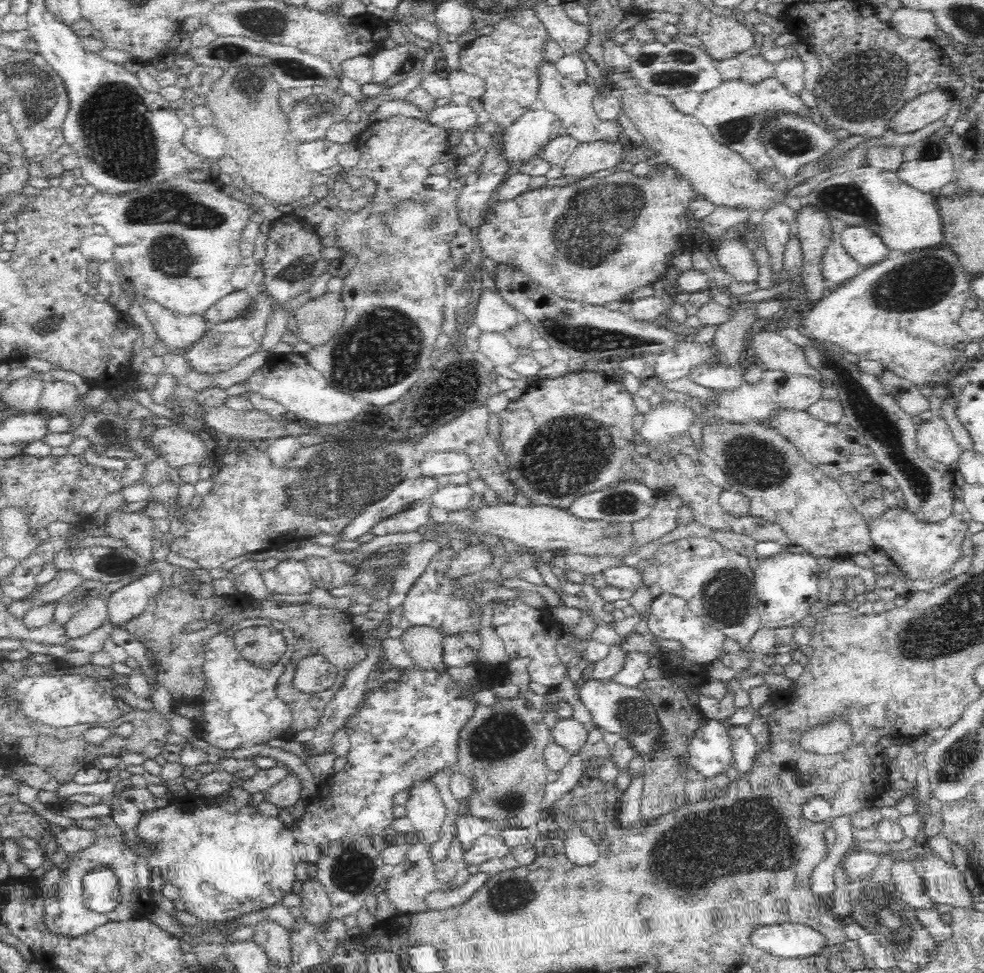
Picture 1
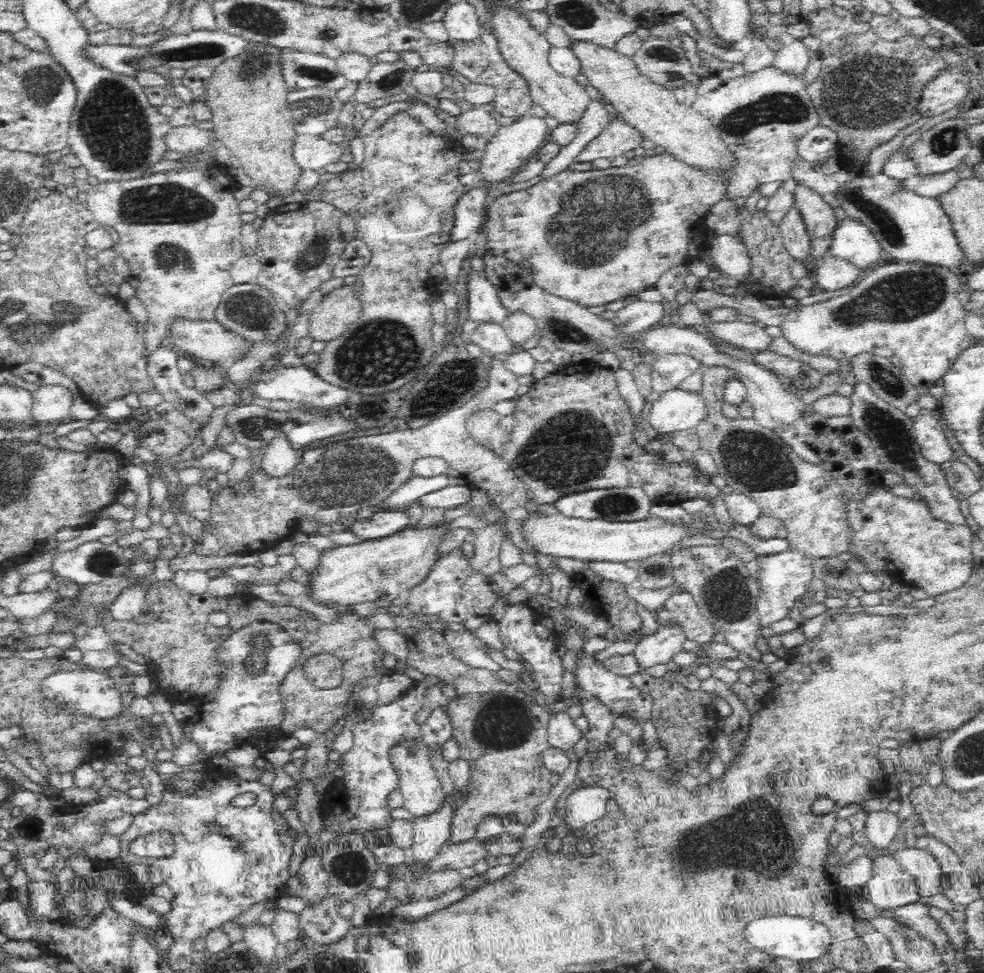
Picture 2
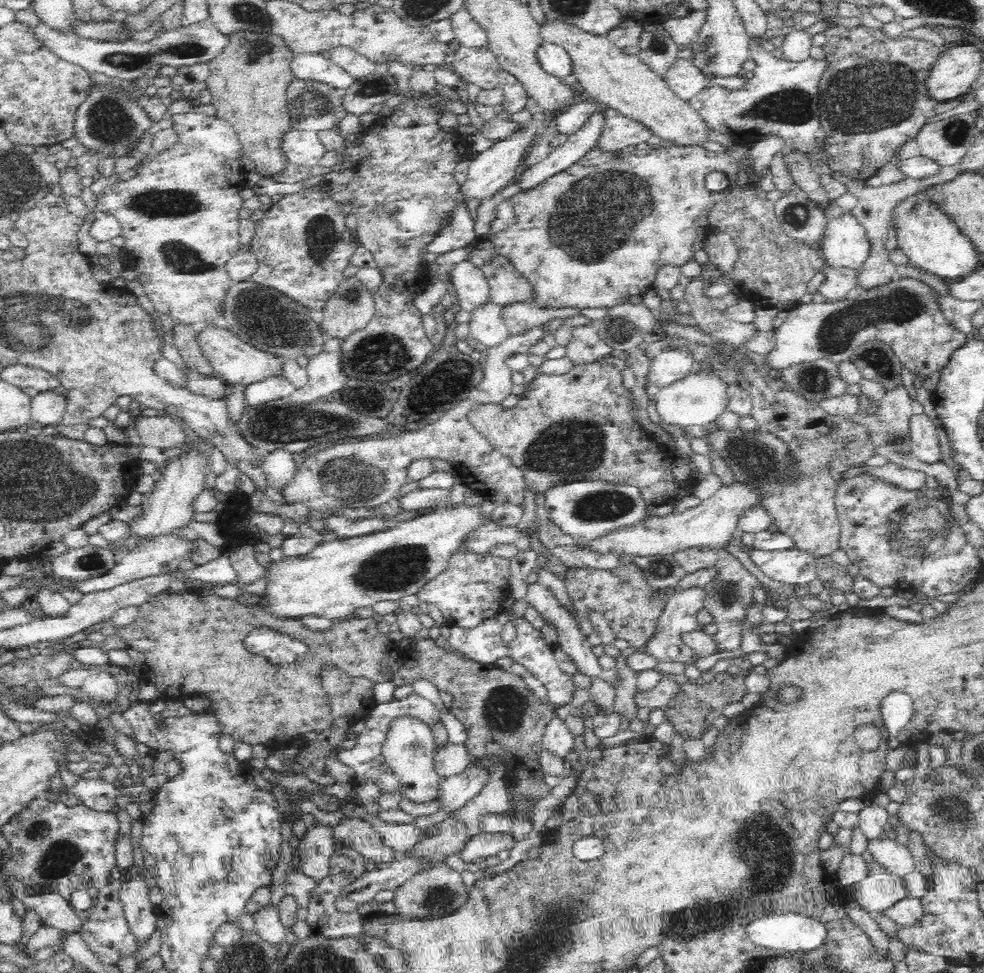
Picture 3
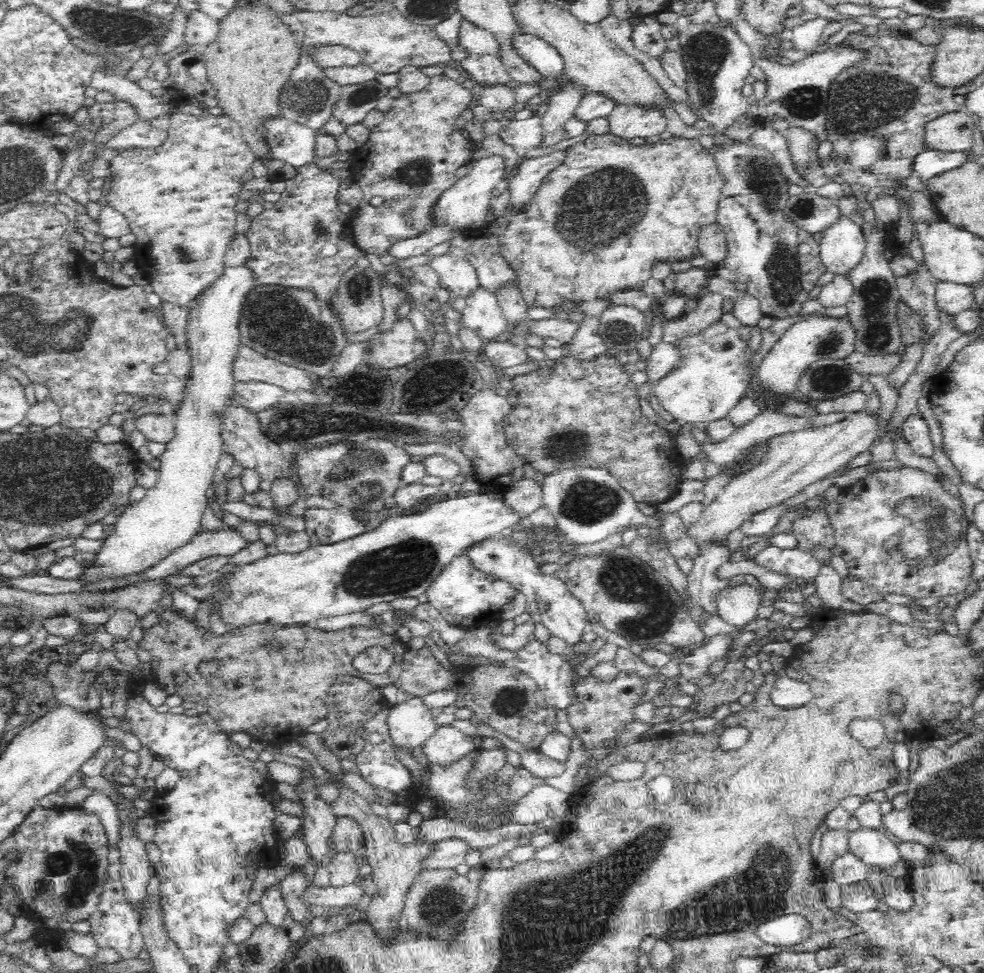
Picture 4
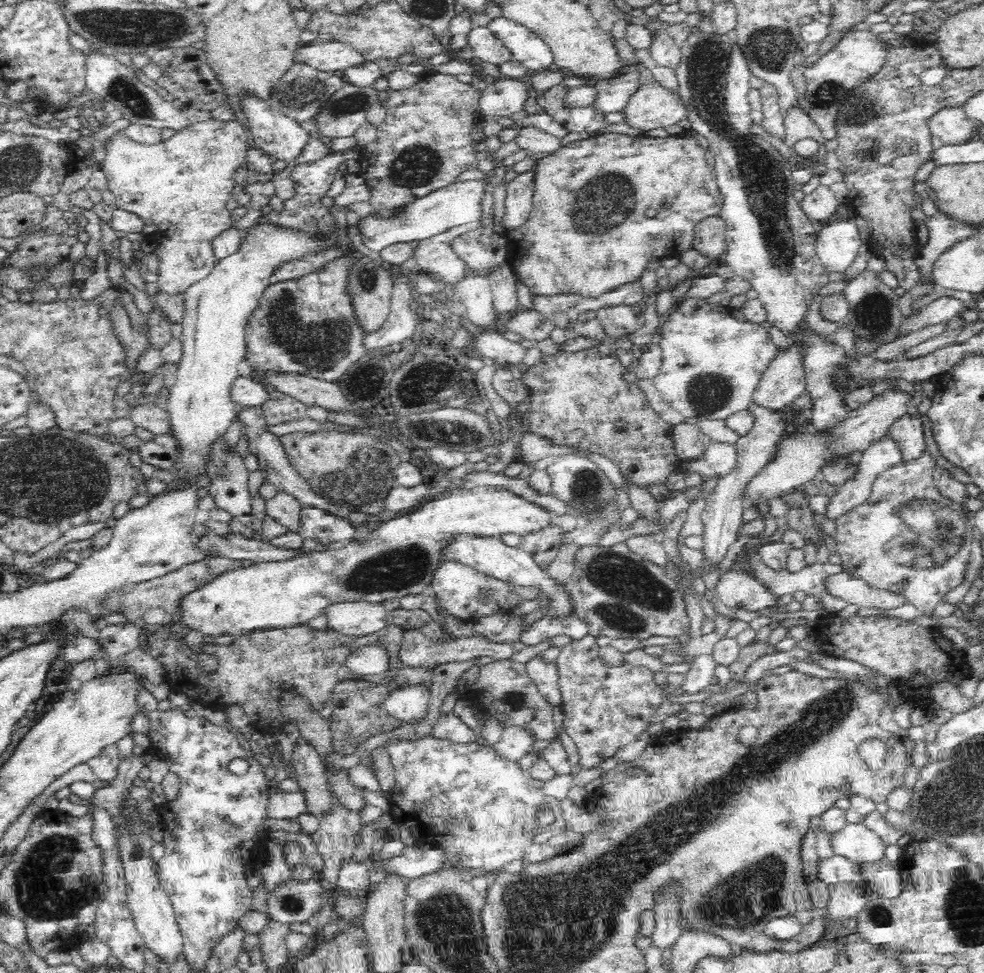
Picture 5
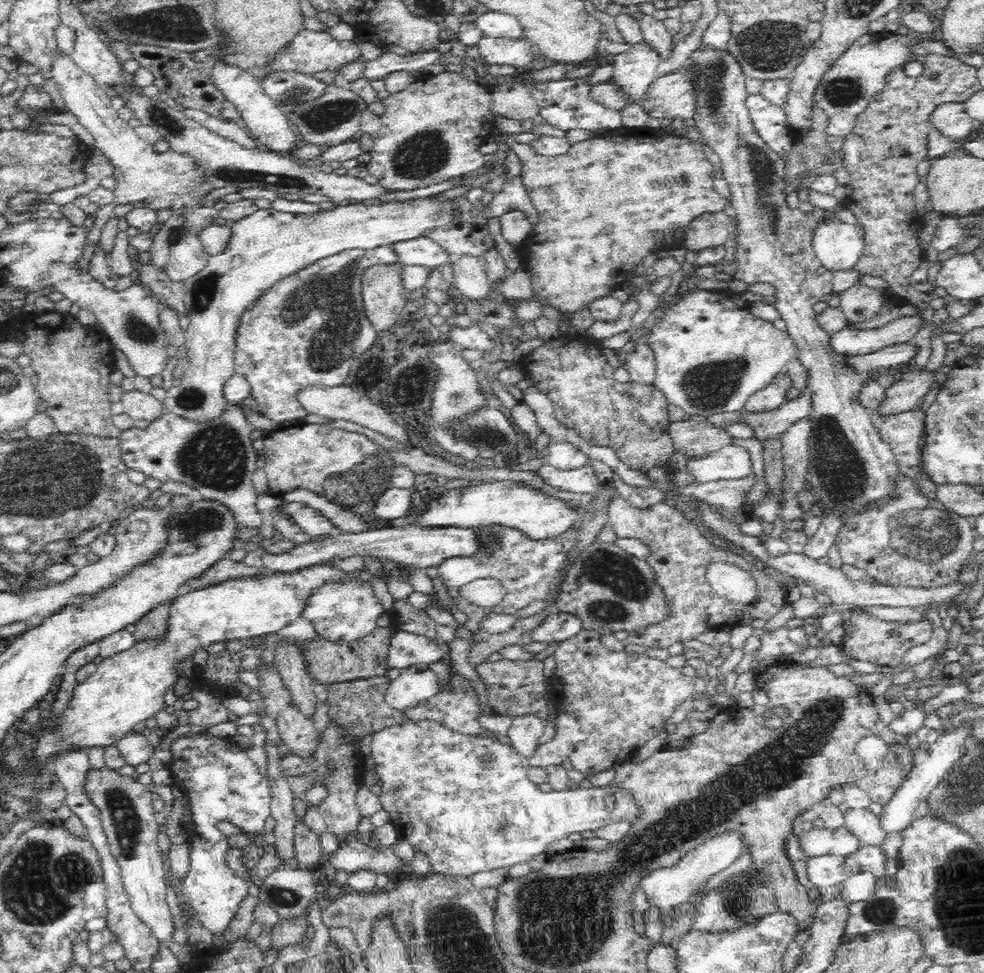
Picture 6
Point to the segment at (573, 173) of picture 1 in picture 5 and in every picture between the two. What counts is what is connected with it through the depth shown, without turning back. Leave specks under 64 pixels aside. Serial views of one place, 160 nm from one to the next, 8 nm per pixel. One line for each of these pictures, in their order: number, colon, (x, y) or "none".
2: (617, 138)
3: (619, 131)
4: (626, 122)
5: (652, 106)

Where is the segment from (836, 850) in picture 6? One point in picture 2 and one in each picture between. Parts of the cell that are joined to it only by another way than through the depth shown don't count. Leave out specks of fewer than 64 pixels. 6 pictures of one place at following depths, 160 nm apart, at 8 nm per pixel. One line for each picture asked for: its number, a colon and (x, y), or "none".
2: (927, 870)
3: (897, 858)
4: (874, 847)
5: (856, 842)

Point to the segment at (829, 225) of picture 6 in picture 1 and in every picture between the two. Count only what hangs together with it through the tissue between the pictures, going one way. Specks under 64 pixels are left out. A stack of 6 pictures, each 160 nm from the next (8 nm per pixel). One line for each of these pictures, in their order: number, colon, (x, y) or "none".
1: (867, 248)
2: (853, 242)
3: (845, 243)
4: (842, 248)
5: (838, 244)

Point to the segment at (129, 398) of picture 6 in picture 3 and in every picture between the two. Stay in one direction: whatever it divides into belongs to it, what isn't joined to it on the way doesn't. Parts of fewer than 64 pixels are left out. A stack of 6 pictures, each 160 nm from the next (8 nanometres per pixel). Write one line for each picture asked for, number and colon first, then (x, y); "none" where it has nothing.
3: (163, 432)
4: (154, 427)
5: (151, 417)

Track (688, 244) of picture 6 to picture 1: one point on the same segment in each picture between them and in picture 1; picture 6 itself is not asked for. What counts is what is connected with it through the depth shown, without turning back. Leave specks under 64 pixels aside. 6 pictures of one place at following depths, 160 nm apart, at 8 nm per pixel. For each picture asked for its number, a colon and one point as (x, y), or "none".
1: (734, 257)
2: (730, 255)
3: (722, 252)
4: (712, 244)
5: (710, 236)

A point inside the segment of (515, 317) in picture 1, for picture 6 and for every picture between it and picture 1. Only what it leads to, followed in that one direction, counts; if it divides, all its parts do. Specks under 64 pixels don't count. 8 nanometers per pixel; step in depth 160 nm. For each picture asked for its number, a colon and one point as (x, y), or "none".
2: (484, 306)
3: (471, 285)
4: (459, 276)
5: (434, 256)
6: (424, 251)

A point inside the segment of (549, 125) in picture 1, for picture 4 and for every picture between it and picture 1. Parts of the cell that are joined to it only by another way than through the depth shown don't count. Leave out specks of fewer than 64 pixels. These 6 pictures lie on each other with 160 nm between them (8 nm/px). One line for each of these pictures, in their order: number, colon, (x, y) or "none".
2: (513, 145)
3: (492, 170)
4: (468, 202)

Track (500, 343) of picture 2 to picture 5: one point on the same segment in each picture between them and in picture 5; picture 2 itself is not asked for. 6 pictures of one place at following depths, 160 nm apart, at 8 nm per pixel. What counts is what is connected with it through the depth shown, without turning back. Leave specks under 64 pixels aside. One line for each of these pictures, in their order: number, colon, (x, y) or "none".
3: (487, 326)
4: (482, 314)
5: (475, 293)

